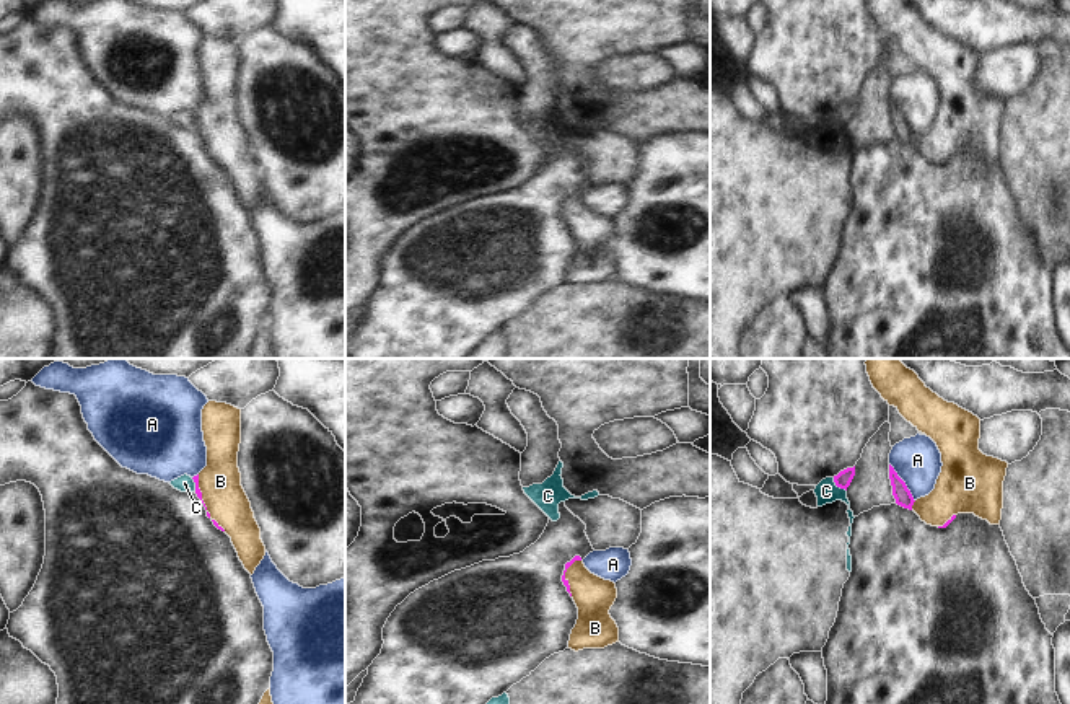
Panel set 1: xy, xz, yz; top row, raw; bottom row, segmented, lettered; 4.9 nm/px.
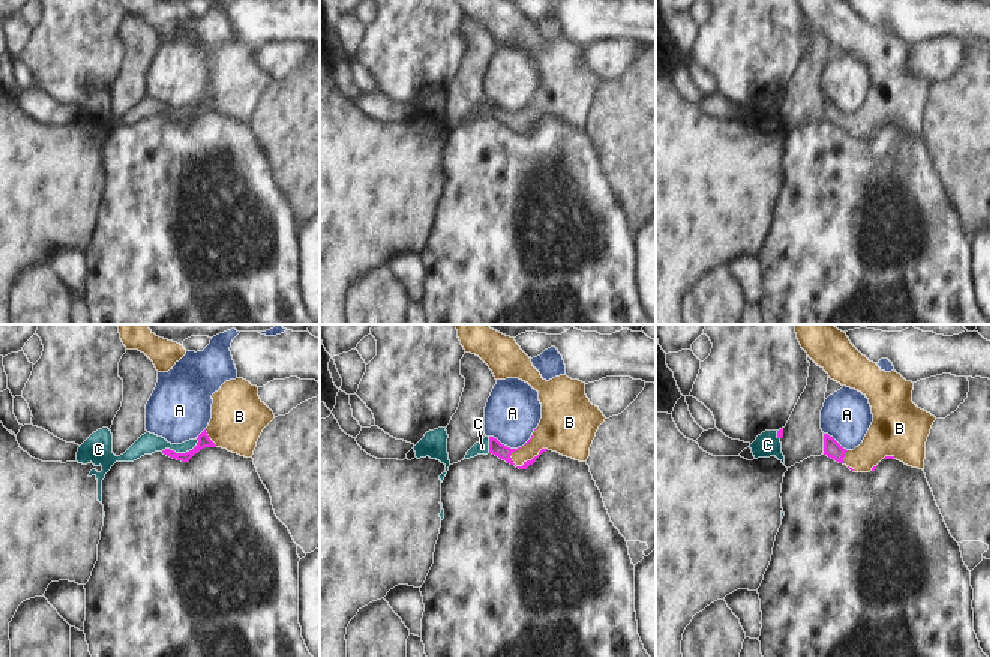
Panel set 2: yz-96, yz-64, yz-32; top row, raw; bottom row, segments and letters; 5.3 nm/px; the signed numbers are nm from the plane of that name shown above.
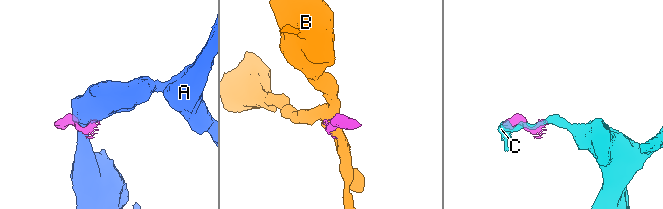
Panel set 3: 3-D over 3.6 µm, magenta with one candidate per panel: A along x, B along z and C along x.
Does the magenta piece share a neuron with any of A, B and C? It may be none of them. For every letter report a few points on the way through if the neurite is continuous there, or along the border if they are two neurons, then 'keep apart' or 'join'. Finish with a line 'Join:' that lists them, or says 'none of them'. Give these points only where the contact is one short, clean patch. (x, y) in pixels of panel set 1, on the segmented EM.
A: keep apart
B: way xz (577, 558), (564, 576), (575, 577), (593, 595); join
C: keep apart
Join: B

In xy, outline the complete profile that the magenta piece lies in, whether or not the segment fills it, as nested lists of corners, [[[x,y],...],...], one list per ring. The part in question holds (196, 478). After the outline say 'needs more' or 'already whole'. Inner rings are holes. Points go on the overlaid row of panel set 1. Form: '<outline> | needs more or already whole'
[[[208,401],[202,409],[202,432],[207,466],[192,477],[195,494],[213,525],[231,538],[239,561],[252,575],[265,556],[265,546],[238,468],[241,409]]] | needs more

